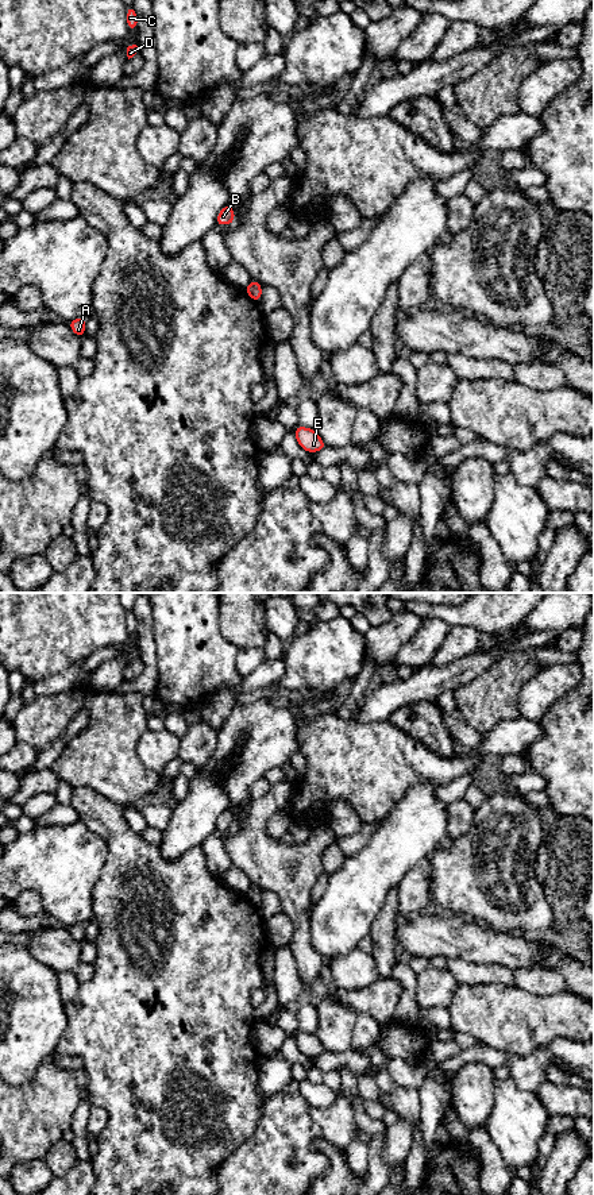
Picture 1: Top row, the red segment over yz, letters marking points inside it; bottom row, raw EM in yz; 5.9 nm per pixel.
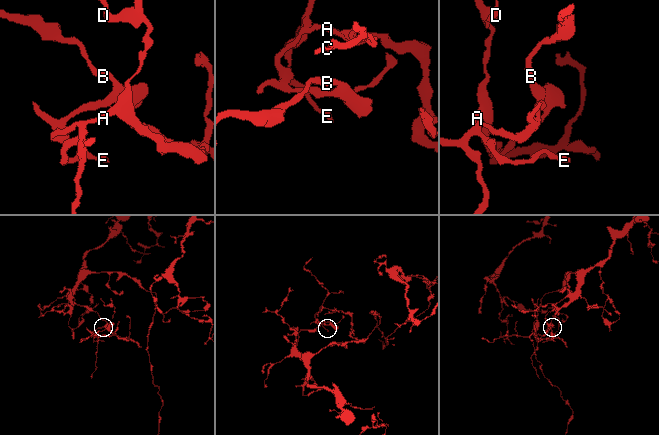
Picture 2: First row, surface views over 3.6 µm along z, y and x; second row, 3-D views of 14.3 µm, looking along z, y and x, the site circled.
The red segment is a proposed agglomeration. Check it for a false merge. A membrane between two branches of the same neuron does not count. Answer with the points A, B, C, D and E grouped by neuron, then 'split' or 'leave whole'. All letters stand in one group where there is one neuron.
A C D E / B; split

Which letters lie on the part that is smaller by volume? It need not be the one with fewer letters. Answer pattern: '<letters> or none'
A, C, D, E

